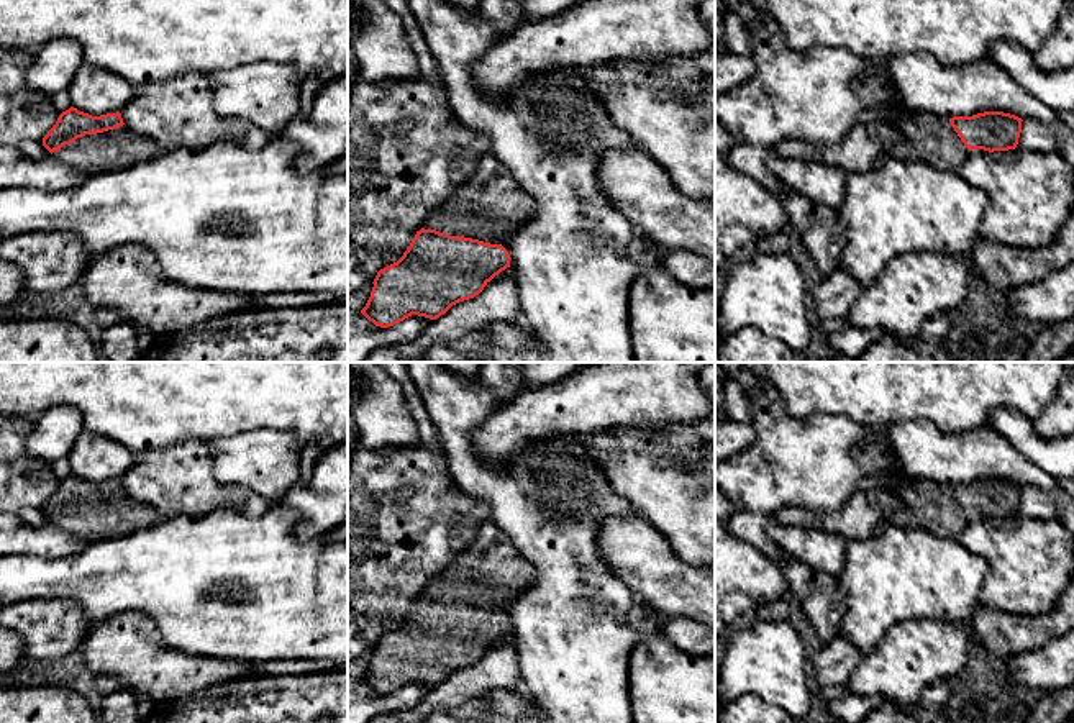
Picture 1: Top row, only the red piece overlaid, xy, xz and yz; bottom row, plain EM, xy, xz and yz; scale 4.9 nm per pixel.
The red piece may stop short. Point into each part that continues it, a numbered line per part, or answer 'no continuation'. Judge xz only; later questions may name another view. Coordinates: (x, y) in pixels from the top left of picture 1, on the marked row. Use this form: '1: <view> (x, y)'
1: xz (489, 204)

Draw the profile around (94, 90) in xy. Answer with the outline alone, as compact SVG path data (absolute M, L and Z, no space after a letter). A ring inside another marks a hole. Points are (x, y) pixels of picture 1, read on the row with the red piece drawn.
M84 62L67 92L74 108L100 116L121 111L134 98L138 89L115 72Z

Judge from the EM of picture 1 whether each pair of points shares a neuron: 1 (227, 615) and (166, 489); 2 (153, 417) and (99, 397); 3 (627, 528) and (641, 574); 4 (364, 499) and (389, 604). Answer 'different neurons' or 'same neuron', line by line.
1: different neurons
2: same neuron
3: same neuron
4: same neuron

